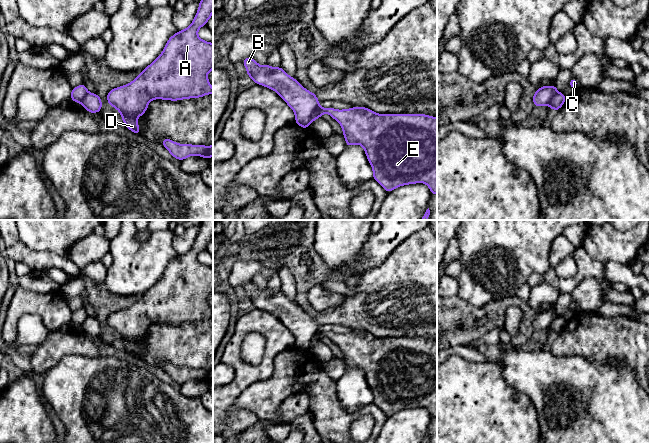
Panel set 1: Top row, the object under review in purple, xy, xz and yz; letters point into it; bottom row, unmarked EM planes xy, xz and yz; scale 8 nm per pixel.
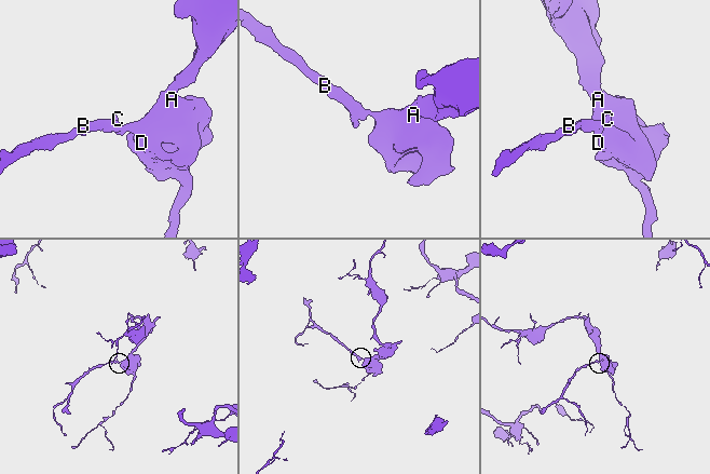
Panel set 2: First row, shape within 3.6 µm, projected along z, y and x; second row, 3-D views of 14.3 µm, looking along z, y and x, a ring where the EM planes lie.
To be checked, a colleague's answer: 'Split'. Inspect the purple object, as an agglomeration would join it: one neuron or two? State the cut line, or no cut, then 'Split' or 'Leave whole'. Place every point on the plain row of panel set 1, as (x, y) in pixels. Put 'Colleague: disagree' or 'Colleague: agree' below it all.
Split along xz (318, 330), (310, 341), (310, 347). Split
Colleague: agree

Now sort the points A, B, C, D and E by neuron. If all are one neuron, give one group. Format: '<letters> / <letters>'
A D E / B C

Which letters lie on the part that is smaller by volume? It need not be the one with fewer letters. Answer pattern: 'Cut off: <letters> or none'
Cut off: B, C

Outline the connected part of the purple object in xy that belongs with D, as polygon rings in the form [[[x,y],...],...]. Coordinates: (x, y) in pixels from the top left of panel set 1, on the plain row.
[[[203,220],[193,246],[168,263],[160,280],[132,306],[108,316],[109,329],[120,336],[124,349],[129,354],[139,359],[140,351],[136,344],[146,336],[149,326],[154,323],[177,325],[213,318],[207,302],[207,298],[213,293],[213,267],[200,263],[197,258],[212,241],[212,236],[213,220]]]

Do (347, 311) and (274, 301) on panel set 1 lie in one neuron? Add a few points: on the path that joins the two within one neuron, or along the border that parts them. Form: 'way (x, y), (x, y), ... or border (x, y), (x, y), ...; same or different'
way (329, 318), (320, 321), (297, 321), (292, 316); same

